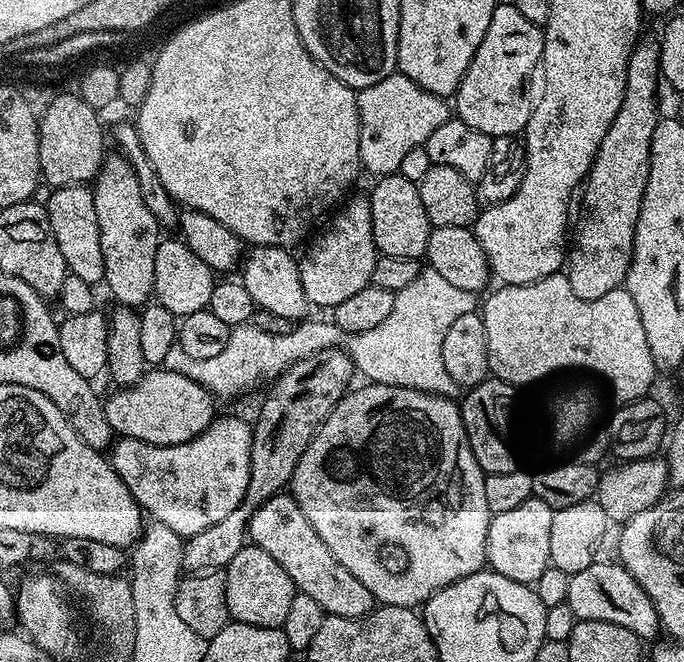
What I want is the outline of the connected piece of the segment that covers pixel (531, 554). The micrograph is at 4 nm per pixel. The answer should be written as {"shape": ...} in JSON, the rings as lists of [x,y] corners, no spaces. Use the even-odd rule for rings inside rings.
{"shape":[[[535,498],[522,502],[515,510],[502,510],[493,515],[486,534],[486,564],[491,571],[519,584],[535,585],[551,565],[550,524],[553,508]]]}

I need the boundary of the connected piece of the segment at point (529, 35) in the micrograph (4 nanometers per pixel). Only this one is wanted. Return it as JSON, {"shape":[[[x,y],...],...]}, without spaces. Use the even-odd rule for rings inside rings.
{"shape":[[[497,3],[494,14],[490,18],[490,26],[466,70],[460,83],[460,89],[454,93],[454,112],[466,126],[474,126],[474,130],[482,130],[482,134],[490,137],[516,136],[523,133],[528,119],[532,117],[533,101],[528,101],[528,79],[532,71],[537,71],[544,54],[544,33],[534,22],[522,18],[515,3]]]}

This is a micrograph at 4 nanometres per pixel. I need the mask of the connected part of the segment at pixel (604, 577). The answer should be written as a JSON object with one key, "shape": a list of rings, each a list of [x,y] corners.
{"shape":[[[600,558],[586,570],[569,575],[568,580],[566,603],[573,611],[576,620],[614,622],[614,626],[626,626],[626,630],[638,634],[645,642],[655,641],[657,639],[655,636],[661,635],[662,625],[658,618],[658,610],[654,610],[654,602],[650,602],[650,594],[646,594],[646,590],[638,586],[638,582],[623,564],[619,562],[611,564],[610,561]]]}

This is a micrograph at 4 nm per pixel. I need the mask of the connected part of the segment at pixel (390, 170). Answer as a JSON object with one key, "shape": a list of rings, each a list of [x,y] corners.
{"shape":[[[399,70],[382,78],[382,82],[374,82],[374,86],[366,86],[356,92],[358,102],[358,118],[360,119],[360,166],[365,173],[373,172],[373,177],[390,176],[399,173],[402,158],[410,154],[410,150],[421,147],[450,118],[450,104],[443,96],[435,96],[422,90],[410,78],[406,78]]]}

